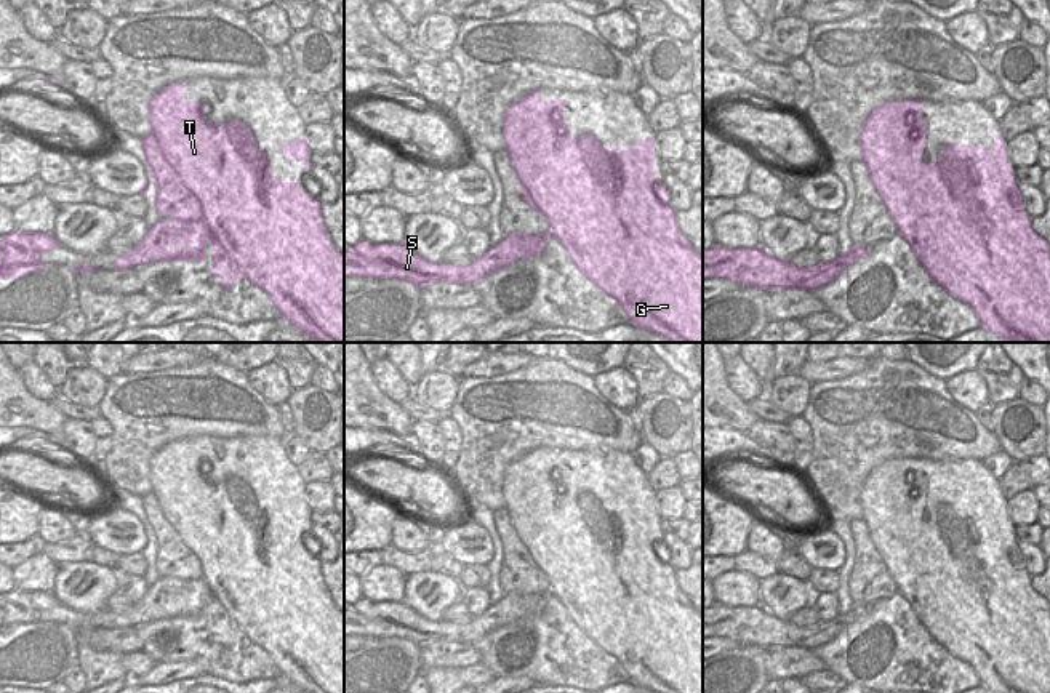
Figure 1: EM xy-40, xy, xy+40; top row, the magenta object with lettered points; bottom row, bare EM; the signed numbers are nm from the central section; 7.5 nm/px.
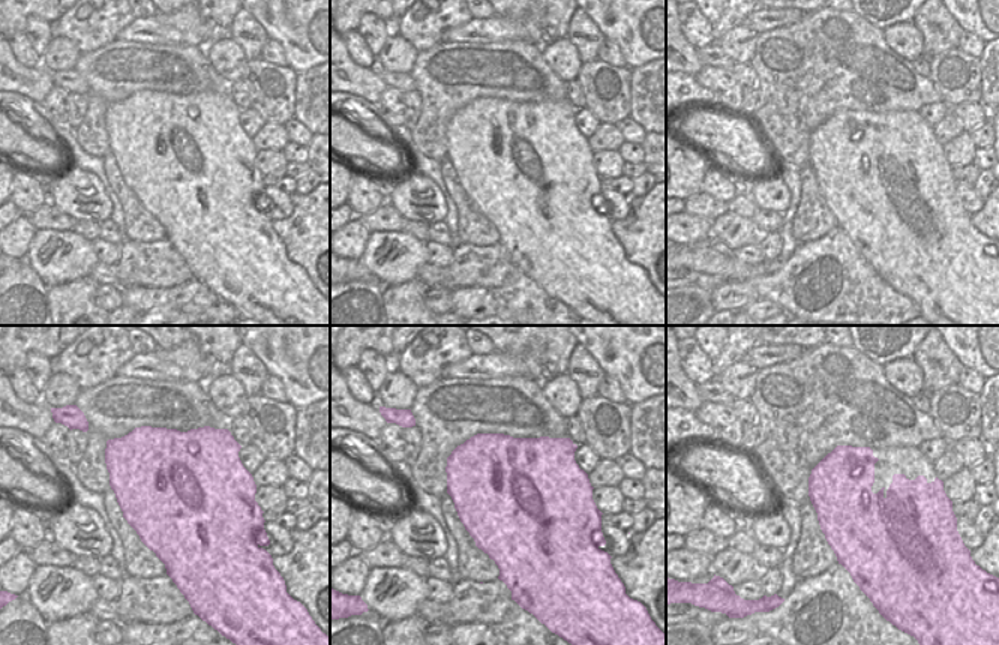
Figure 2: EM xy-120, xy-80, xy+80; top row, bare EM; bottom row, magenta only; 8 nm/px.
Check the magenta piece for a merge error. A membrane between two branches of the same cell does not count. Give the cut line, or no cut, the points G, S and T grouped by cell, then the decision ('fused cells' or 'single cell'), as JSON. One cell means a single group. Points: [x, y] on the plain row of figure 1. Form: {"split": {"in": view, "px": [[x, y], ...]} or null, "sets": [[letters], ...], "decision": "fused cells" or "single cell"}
{"split": {"in": "xy-40", "px": [[120, 615], [133, 624]]}, "sets": [["G", "T"], ["S"]], "decision": "fused cells"}

